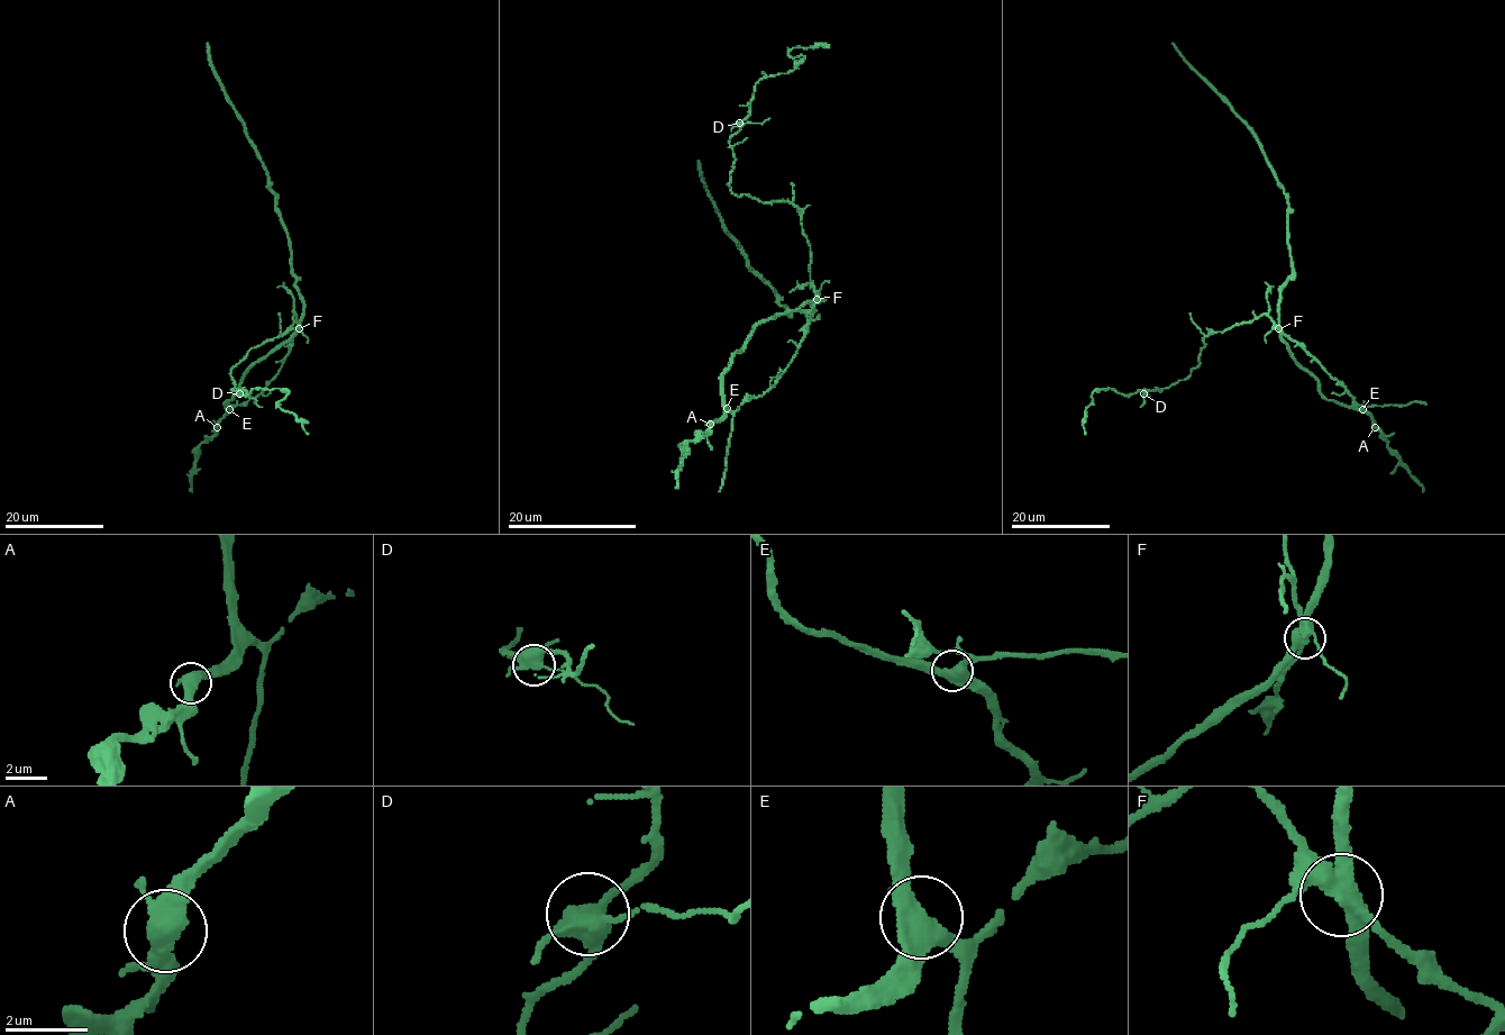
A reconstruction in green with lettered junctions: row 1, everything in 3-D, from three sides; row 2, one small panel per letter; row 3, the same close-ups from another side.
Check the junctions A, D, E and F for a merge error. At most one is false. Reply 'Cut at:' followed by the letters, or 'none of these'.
Cut at: none of these

